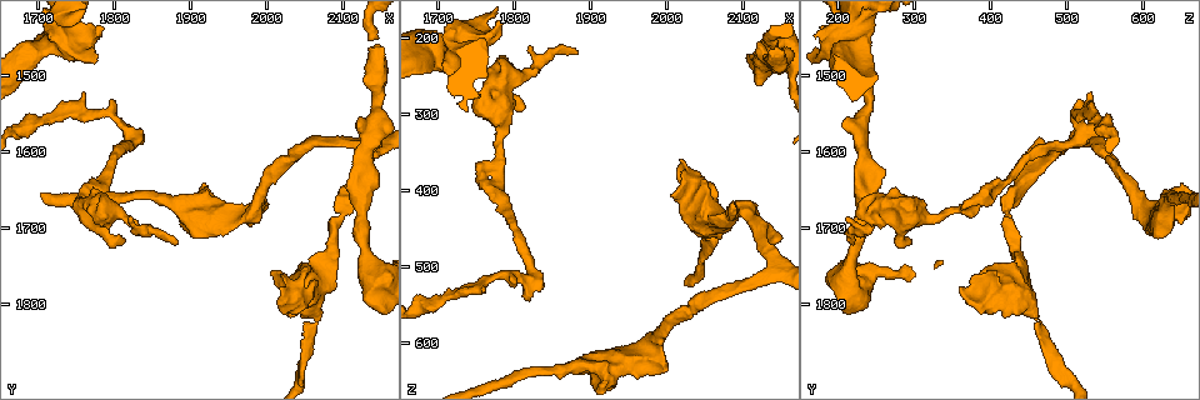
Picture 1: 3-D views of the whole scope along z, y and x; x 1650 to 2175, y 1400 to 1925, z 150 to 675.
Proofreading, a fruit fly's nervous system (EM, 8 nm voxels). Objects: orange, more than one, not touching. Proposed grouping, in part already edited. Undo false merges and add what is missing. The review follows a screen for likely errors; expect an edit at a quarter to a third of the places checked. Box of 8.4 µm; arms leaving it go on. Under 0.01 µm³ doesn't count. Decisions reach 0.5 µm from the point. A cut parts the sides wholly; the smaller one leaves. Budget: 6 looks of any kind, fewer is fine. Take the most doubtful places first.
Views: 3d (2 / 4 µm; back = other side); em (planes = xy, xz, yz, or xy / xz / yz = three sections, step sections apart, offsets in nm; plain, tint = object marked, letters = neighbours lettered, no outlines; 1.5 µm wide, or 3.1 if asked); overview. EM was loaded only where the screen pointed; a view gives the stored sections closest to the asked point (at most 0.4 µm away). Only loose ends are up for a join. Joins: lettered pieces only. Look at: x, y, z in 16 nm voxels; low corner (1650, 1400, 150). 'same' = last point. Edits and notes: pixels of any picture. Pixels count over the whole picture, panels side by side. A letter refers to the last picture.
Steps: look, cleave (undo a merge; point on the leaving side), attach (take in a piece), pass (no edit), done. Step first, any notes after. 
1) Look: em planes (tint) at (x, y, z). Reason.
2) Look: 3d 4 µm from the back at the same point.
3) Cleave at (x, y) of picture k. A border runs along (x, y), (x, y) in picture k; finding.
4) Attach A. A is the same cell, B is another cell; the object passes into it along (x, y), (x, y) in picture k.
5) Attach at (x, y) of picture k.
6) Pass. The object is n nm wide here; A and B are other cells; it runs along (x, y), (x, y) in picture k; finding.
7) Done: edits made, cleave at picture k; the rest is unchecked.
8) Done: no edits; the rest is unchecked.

Look: em xy step 8 (letters) at (2020, 1780, 355). An open end.

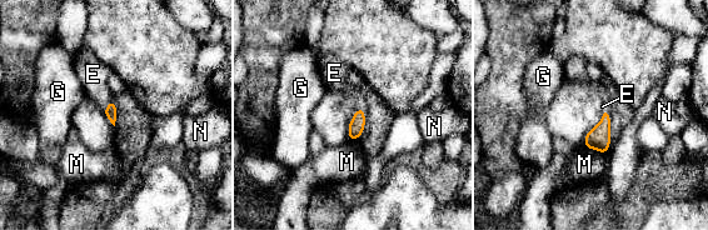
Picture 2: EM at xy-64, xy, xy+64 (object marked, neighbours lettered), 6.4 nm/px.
Look: em planes (letters) at the same point.

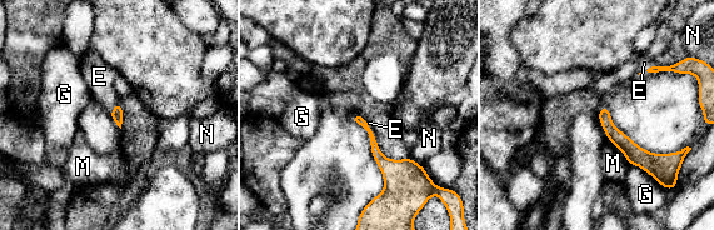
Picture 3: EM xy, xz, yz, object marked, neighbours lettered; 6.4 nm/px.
Attach E. E is the same cell, G, M and N are other cells; the object passes into it along (689, 65), (653, 66), (644, 63) in picture 3; it goes on there.

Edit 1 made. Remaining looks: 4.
Look: overview.

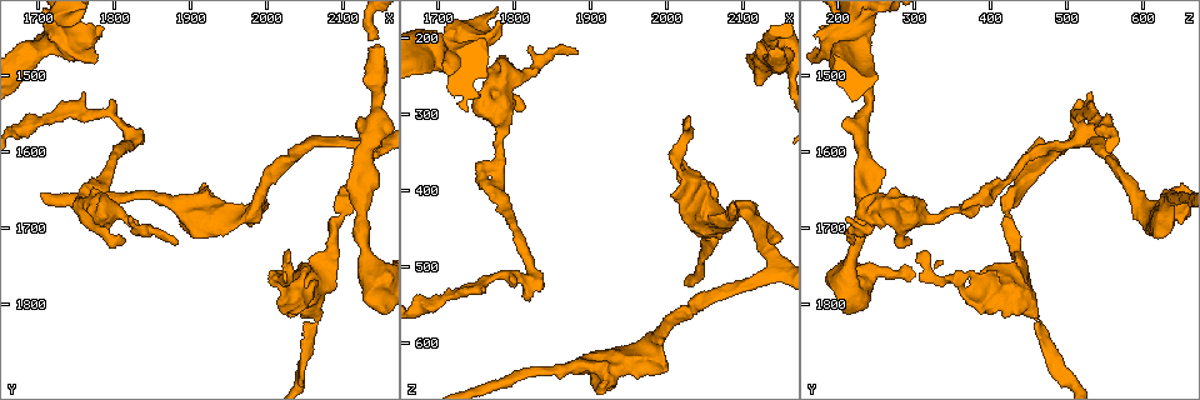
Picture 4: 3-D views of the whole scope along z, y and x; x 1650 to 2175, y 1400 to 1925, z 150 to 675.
Look: 3d 2 µm at (1995, 1680, 640). An open end.

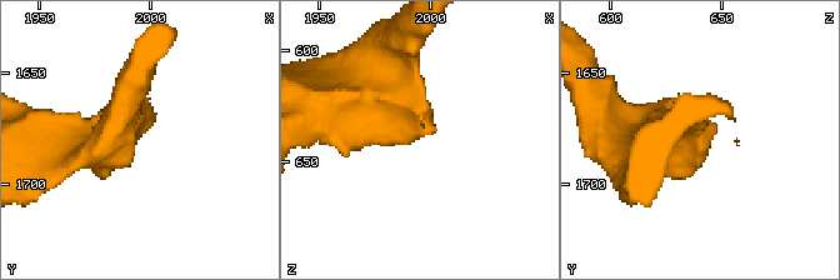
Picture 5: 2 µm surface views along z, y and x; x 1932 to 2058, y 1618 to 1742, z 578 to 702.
Look: em planes (letters) at (1994, 1677, 641). Now the EM.

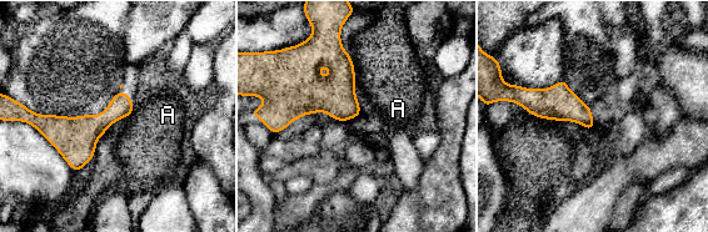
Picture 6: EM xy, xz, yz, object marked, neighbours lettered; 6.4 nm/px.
Pass. The object is 130 nm wide here; A is another cell; a border runs along (134, 110), (126, 117) in picture 6; no lettered piece goes on from it.

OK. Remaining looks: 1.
Done: edits made, attach at picture 3; the rest is unchecked.

